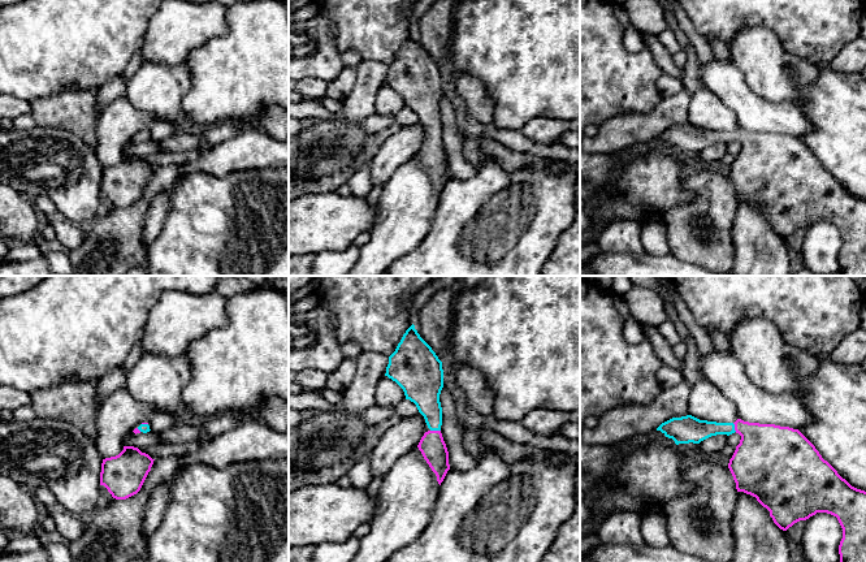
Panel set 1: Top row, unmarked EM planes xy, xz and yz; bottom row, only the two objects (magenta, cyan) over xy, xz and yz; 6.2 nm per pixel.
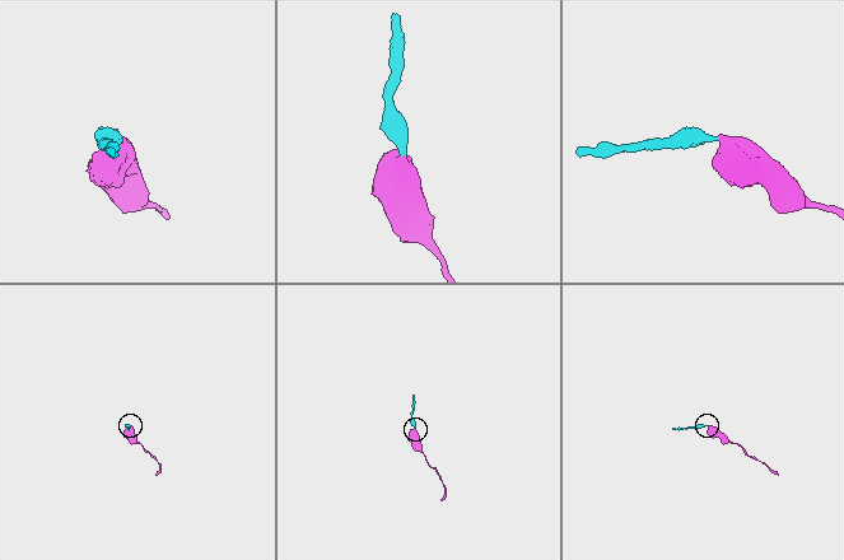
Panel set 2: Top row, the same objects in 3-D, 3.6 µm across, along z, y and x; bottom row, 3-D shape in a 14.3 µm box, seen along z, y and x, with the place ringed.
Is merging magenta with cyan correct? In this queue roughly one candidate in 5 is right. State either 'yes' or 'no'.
yes

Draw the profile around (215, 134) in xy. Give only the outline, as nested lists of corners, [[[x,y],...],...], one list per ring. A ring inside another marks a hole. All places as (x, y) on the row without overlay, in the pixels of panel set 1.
[[[230,120],[211,125],[202,135],[199,146],[189,152],[161,152],[147,156],[138,156],[142,161],[148,163],[152,168],[165,167],[169,164],[185,164],[199,159],[215,146],[235,137],[242,127],[242,120]]]

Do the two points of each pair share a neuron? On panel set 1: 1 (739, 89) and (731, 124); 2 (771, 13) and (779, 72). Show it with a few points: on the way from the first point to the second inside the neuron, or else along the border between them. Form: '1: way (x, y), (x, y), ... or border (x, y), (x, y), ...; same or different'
1: border (711, 91), (734, 112), (739, 126); different
2: border (744, 25), (771, 29), (779, 43), (795, 53); different

